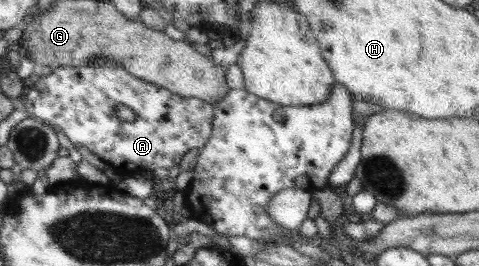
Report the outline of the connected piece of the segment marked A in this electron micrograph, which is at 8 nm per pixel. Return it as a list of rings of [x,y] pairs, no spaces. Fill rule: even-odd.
[[[106,57],[96,58],[88,65],[60,66],[46,76],[37,73],[28,83],[20,102],[26,108],[28,118],[50,126],[57,134],[64,132],[72,144],[86,146],[112,168],[126,168],[127,175],[142,174],[156,168],[169,169],[178,165],[186,152],[194,148],[202,150],[211,134],[214,116],[214,107],[208,102],[180,96],[167,88],[139,79]],[[118,104],[128,106],[136,114],[136,119],[130,122],[121,120],[114,113]]]

